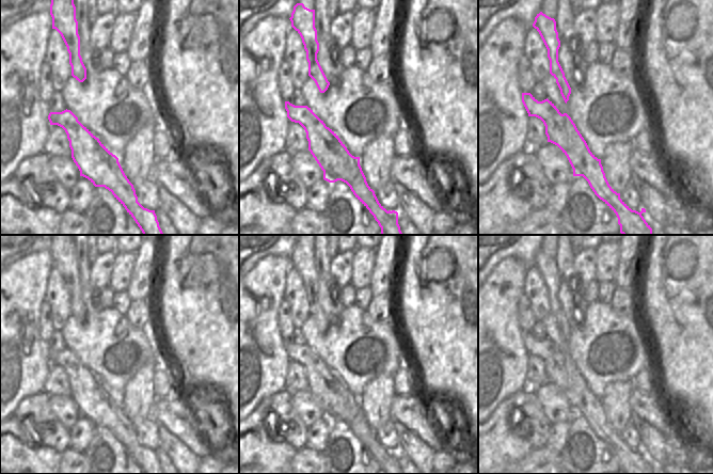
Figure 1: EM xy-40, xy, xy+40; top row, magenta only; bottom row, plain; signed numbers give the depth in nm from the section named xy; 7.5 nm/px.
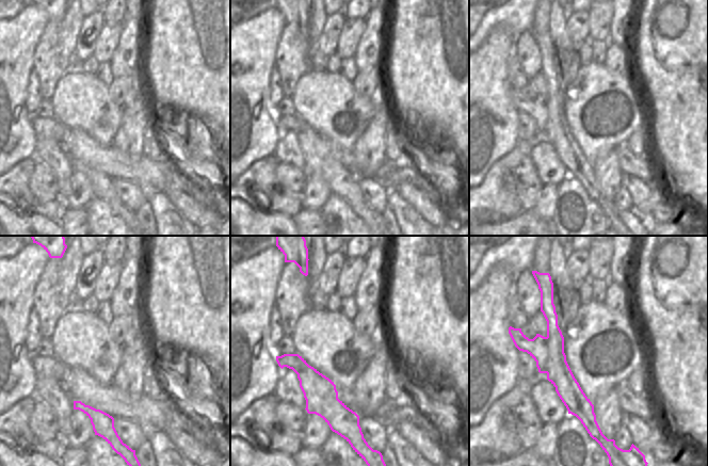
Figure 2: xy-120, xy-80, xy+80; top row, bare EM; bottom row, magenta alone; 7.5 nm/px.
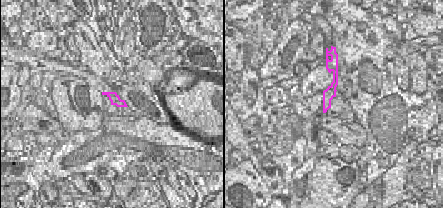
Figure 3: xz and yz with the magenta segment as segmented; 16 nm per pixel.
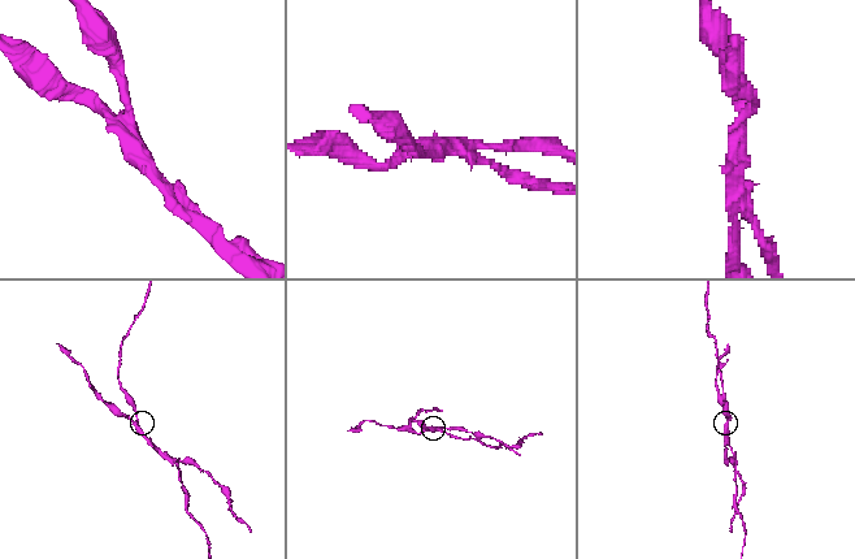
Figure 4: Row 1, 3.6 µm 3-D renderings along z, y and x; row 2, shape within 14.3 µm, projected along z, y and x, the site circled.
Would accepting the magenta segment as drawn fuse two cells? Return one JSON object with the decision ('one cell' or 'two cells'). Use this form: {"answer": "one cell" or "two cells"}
{"answer": "two cells"}

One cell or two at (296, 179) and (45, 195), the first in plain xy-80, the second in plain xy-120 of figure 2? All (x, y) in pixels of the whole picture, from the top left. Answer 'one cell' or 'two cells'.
one cell

